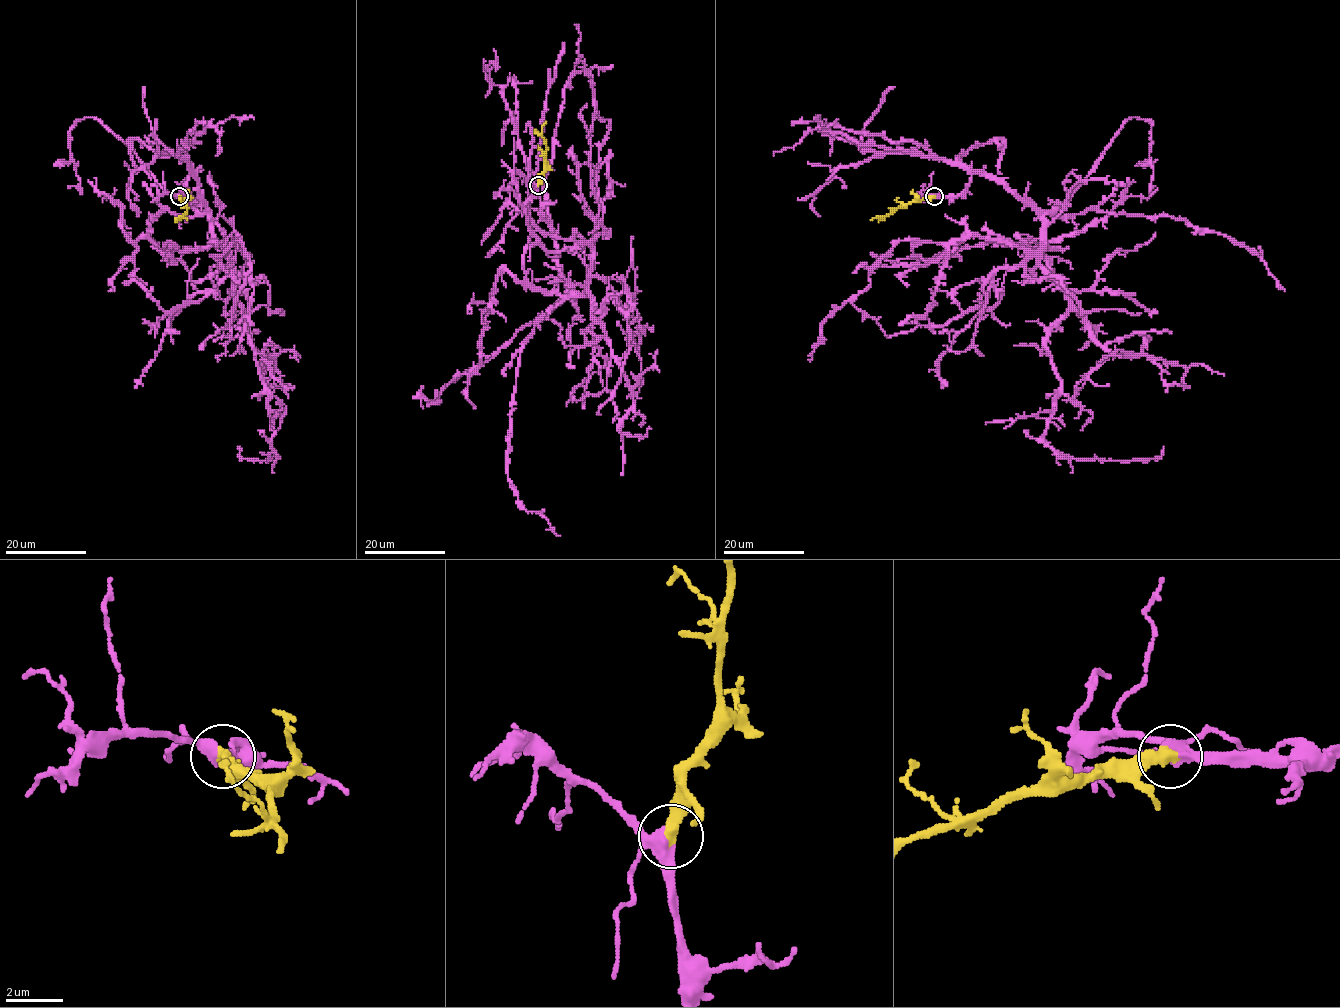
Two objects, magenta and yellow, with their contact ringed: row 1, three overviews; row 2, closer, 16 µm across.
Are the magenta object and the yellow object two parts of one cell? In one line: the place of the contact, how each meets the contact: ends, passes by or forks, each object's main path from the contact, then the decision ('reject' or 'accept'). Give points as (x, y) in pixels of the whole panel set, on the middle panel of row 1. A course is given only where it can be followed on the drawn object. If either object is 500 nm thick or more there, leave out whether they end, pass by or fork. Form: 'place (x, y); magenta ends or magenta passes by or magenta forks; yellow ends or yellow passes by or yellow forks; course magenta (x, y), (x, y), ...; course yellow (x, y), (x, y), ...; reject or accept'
place (538, 185); magenta forks; yellow ends; course magenta (538, 185), (571, 293), (587, 291), (600, 320), (610, 297), (622, 311), (632, 297), (629, 352), (597, 414); course yellow (538, 184), (539, 174), (544, 168), (546, 145), (541, 134), (546, 121); accept

